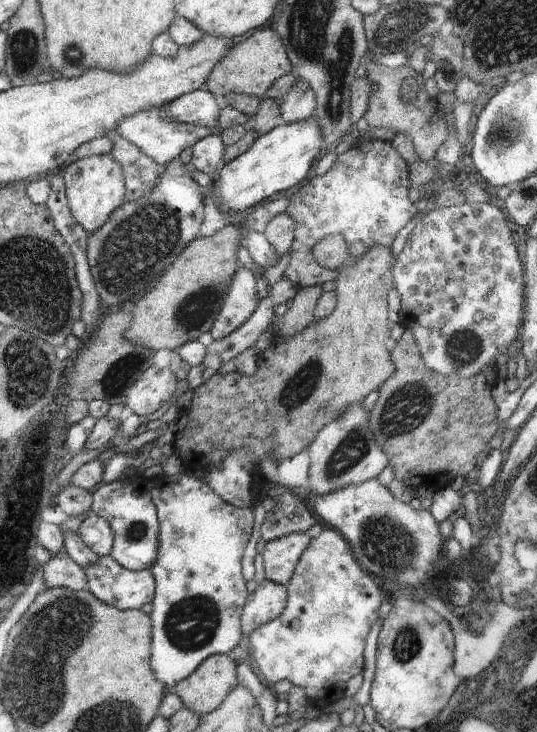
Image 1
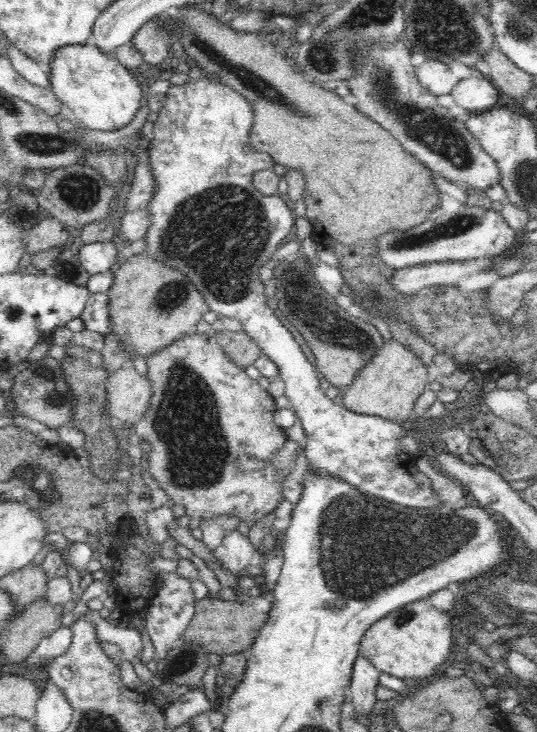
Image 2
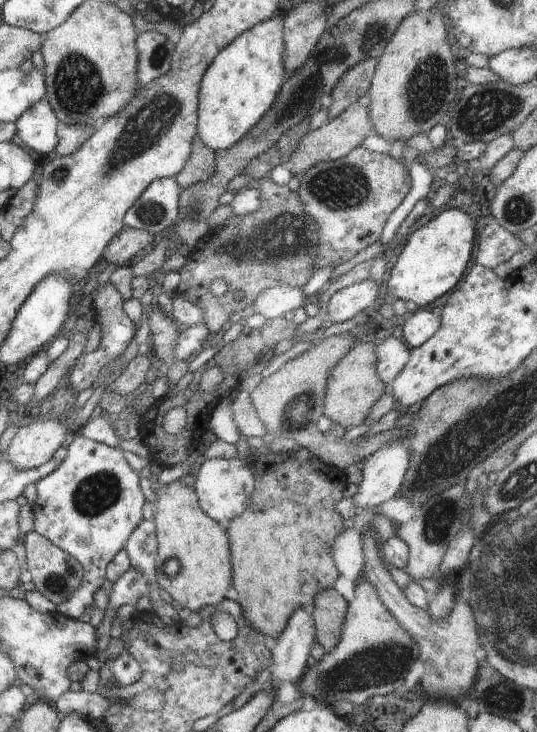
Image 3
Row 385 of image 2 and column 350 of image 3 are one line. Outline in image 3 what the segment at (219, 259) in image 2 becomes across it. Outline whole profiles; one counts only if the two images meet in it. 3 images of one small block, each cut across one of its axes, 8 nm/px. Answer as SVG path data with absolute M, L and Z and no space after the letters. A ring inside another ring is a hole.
M368 278L359 284L352 284L330 298L328 304L322 306L325 318L332 323L346 322L370 306L377 306L379 301L379 288L375 282Z

